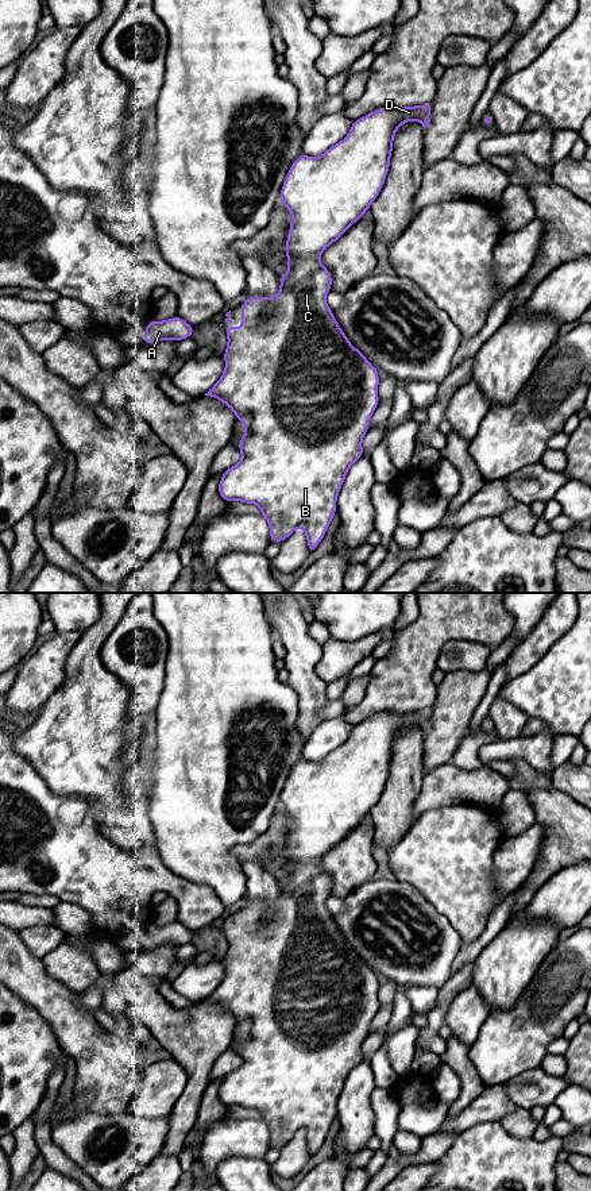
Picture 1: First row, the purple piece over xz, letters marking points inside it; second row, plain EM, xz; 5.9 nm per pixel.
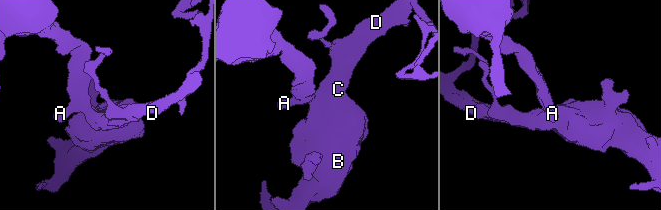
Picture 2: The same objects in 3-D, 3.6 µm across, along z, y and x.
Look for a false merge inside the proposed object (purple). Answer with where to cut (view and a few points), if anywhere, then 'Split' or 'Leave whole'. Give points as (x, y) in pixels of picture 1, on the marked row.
No split. Leave whole

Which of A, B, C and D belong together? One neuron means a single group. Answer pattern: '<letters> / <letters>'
A B C D

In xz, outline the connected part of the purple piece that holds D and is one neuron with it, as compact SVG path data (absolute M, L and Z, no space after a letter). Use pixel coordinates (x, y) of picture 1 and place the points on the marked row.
M432 103L413 107L382 107L363 117L354 120L348 135L328 149L321 157L314 158L301 154L289 169L279 193L279 203L287 207L291 213L289 235L283 248L287 254L289 271L279 275L279 293L273 298L248 296L248 298L239 307L242 312L242 320L244 321L244 325L239 329L235 329L229 325L232 323L232 320L228 319L231 311L225 313L227 324L223 325L228 336L228 344L223 354L225 370L220 379L209 389L208 393L205 393L205 396L217 398L229 406L236 416L236 421L242 420L247 431L237 444L237 450L243 454L243 459L223 473L217 492L227 502L242 501L246 504L256 504L262 509L260 516L269 521L270 544L285 541L297 527L302 525L305 528L308 546L310 551L314 550L325 536L327 529L336 514L337 494L343 486L348 470L359 458L364 455L362 440L366 432L370 429L371 415L379 404L378 385L381 379L378 369L348 342L347 335L333 317L333 311L325 302L325 296L332 289L332 274L325 266L320 263L320 255L328 246L333 244L343 234L345 234L348 228L368 211L372 201L379 196L389 173L395 131L409 120L417 120L425 128L430 119L430 111Z

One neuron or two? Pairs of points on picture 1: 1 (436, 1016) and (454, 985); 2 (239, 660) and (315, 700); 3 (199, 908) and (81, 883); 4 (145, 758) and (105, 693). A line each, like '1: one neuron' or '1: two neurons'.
1: one neuron
2: two neurons
3: one neuron
4: one neuron

